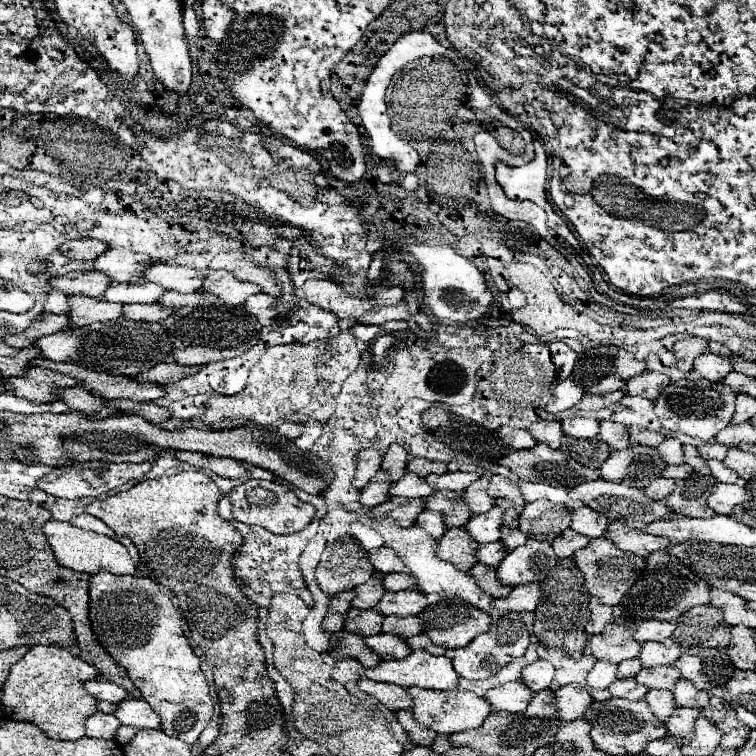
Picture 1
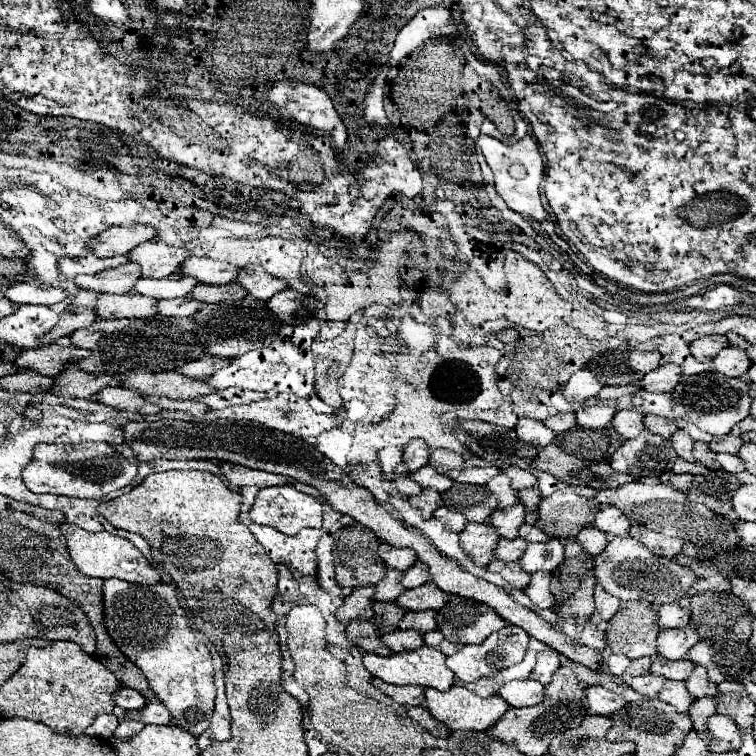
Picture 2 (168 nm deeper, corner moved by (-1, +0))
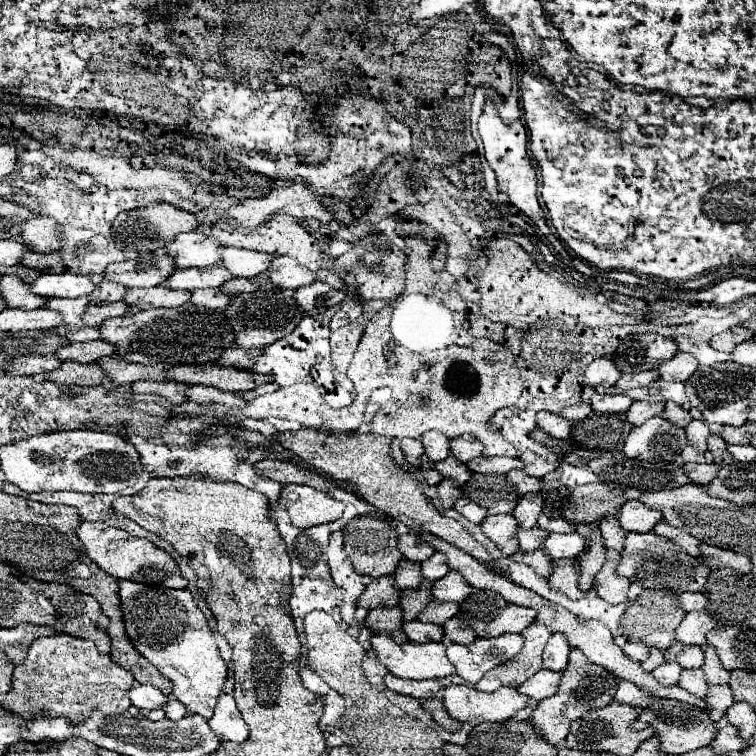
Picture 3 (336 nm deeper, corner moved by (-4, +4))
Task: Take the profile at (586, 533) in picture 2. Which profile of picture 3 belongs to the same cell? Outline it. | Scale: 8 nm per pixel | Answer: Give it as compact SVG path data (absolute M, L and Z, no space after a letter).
M604 517L600 523L600 531L606 539L606 547L610 551L622 551L622 545L624 545L624 539L626 539L626 531L618 525L618 519L616 517Z

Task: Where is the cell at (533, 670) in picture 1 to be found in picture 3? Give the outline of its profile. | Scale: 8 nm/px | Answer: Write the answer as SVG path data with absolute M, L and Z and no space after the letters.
M554 633L546 647L544 647L544 667L552 671L564 671L568 665L568 655L570 655L570 645L562 633Z

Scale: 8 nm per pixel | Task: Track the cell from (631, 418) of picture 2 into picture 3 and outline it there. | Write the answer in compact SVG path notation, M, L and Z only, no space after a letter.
M634 401L628 409L628 421L638 427L642 425L646 419L654 417L654 415L660 415L664 411L664 401L658 401L658 403L648 403L648 401Z

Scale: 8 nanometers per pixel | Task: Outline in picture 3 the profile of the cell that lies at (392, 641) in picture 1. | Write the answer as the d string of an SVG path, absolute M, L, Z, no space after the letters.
M422 621L404 623L404 633L414 643L428 643L428 641L442 641L444 639L444 633L442 633L440 625L422 623Z

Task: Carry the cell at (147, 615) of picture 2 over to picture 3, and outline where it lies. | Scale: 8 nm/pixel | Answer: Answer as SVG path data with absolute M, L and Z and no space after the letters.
M120 581L120 599L126 633L132 645L172 681L174 697L184 703L190 713L210 719L228 679L228 667L220 657L214 633L210 631L204 613L198 609L194 595L188 589Z

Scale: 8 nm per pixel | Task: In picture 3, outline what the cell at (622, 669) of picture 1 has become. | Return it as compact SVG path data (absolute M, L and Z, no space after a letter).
M652 649L652 651L650 651L650 655L648 655L648 659L646 659L646 661L642 661L642 667L644 667L646 671L654 671L654 669L656 669L656 667L660 667L664 661L666 661L666 659L664 659L662 651L660 651L660 649Z

